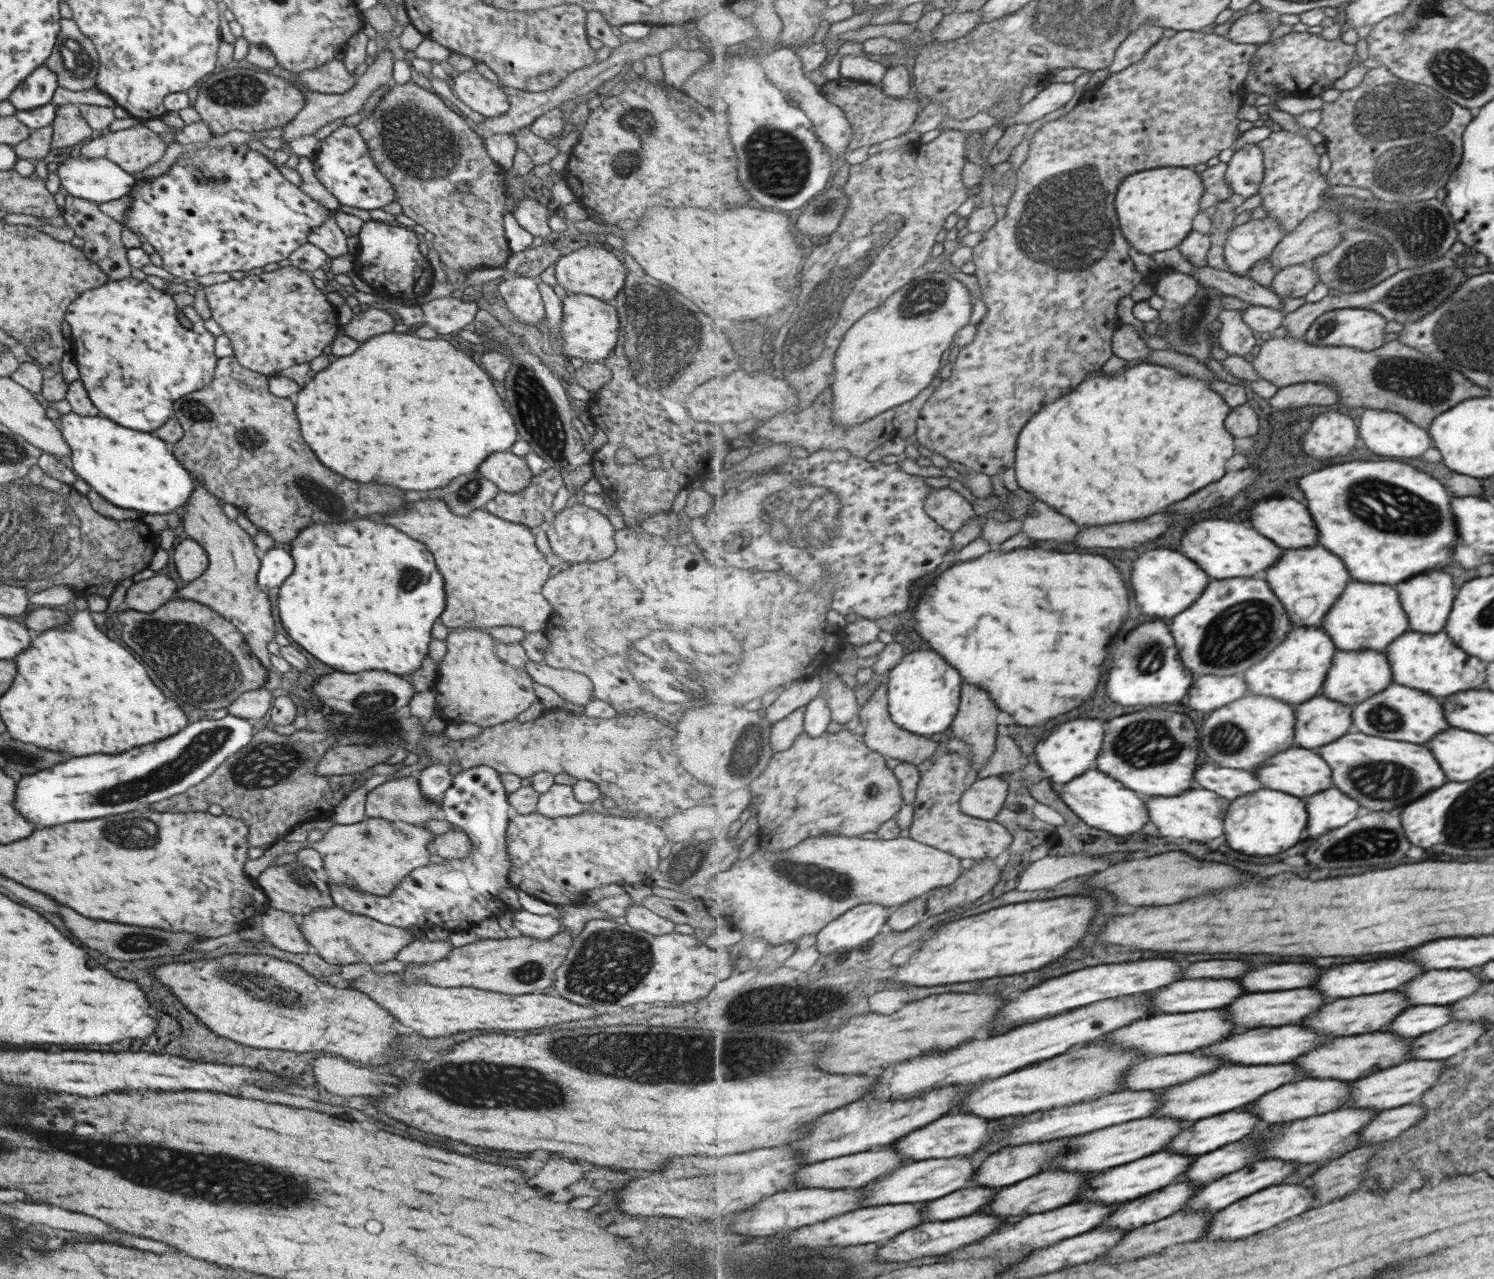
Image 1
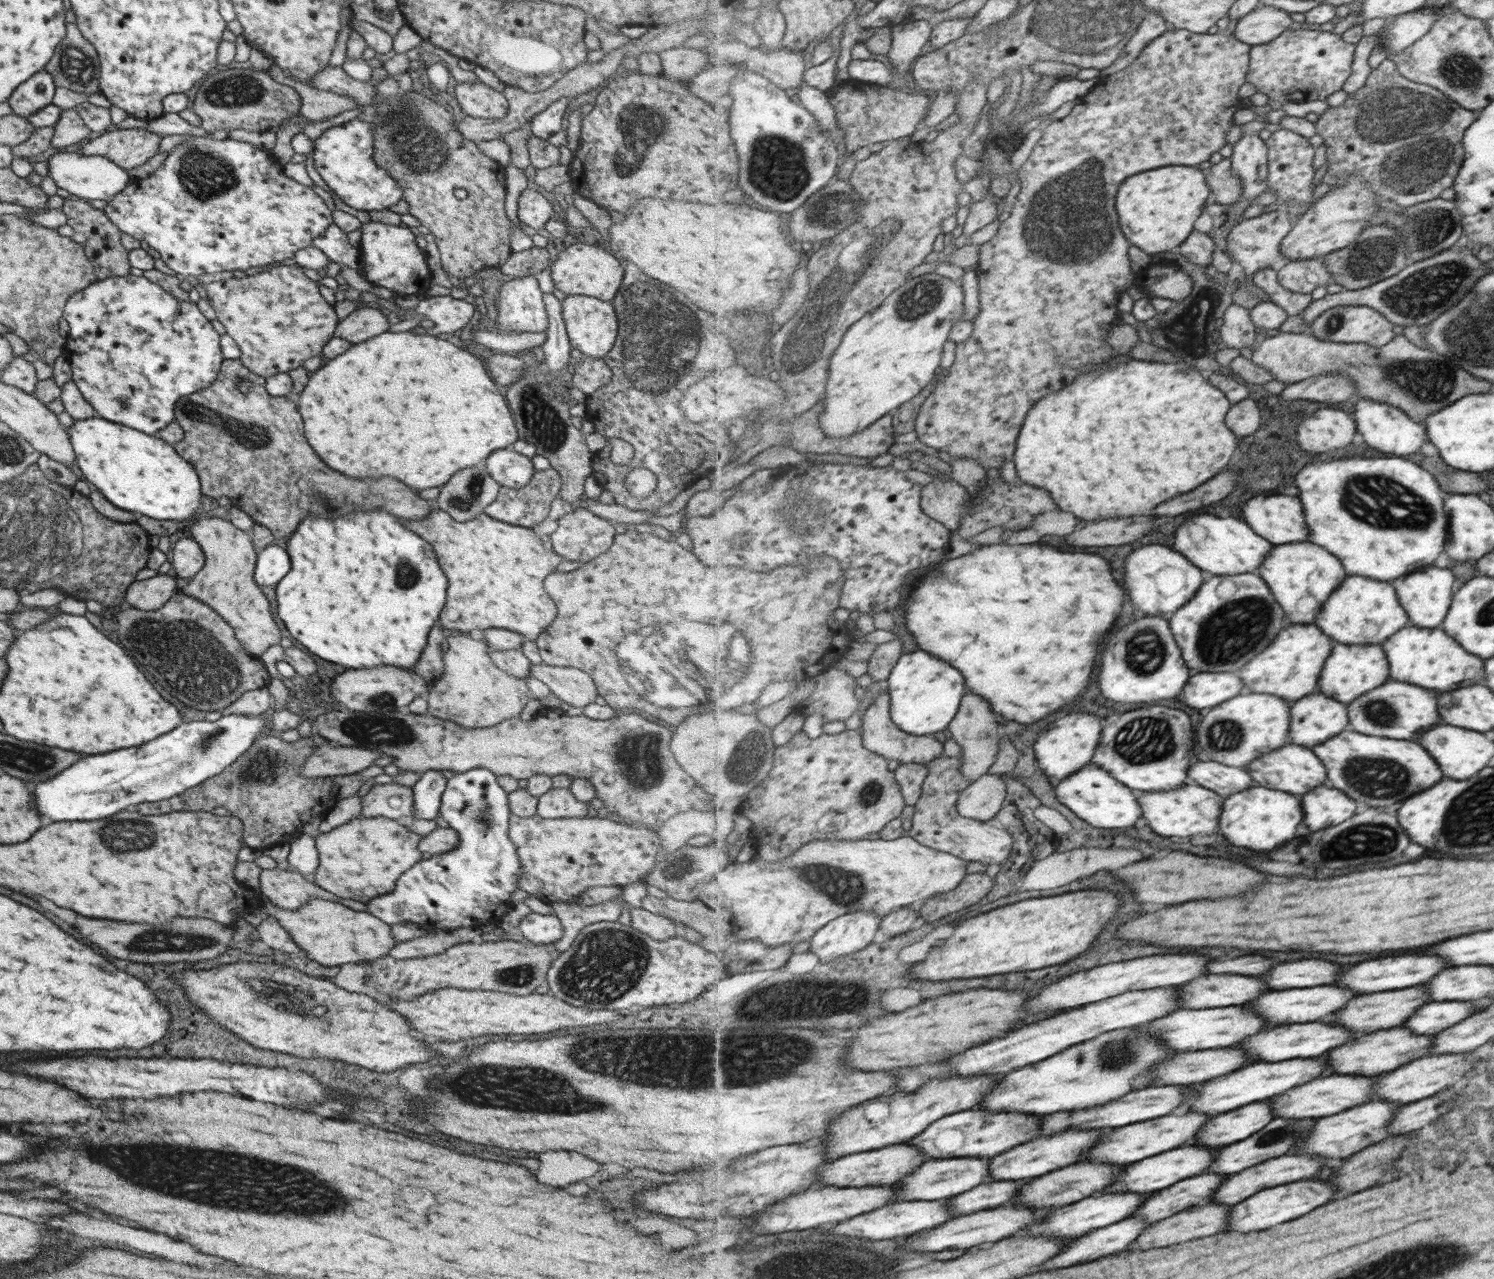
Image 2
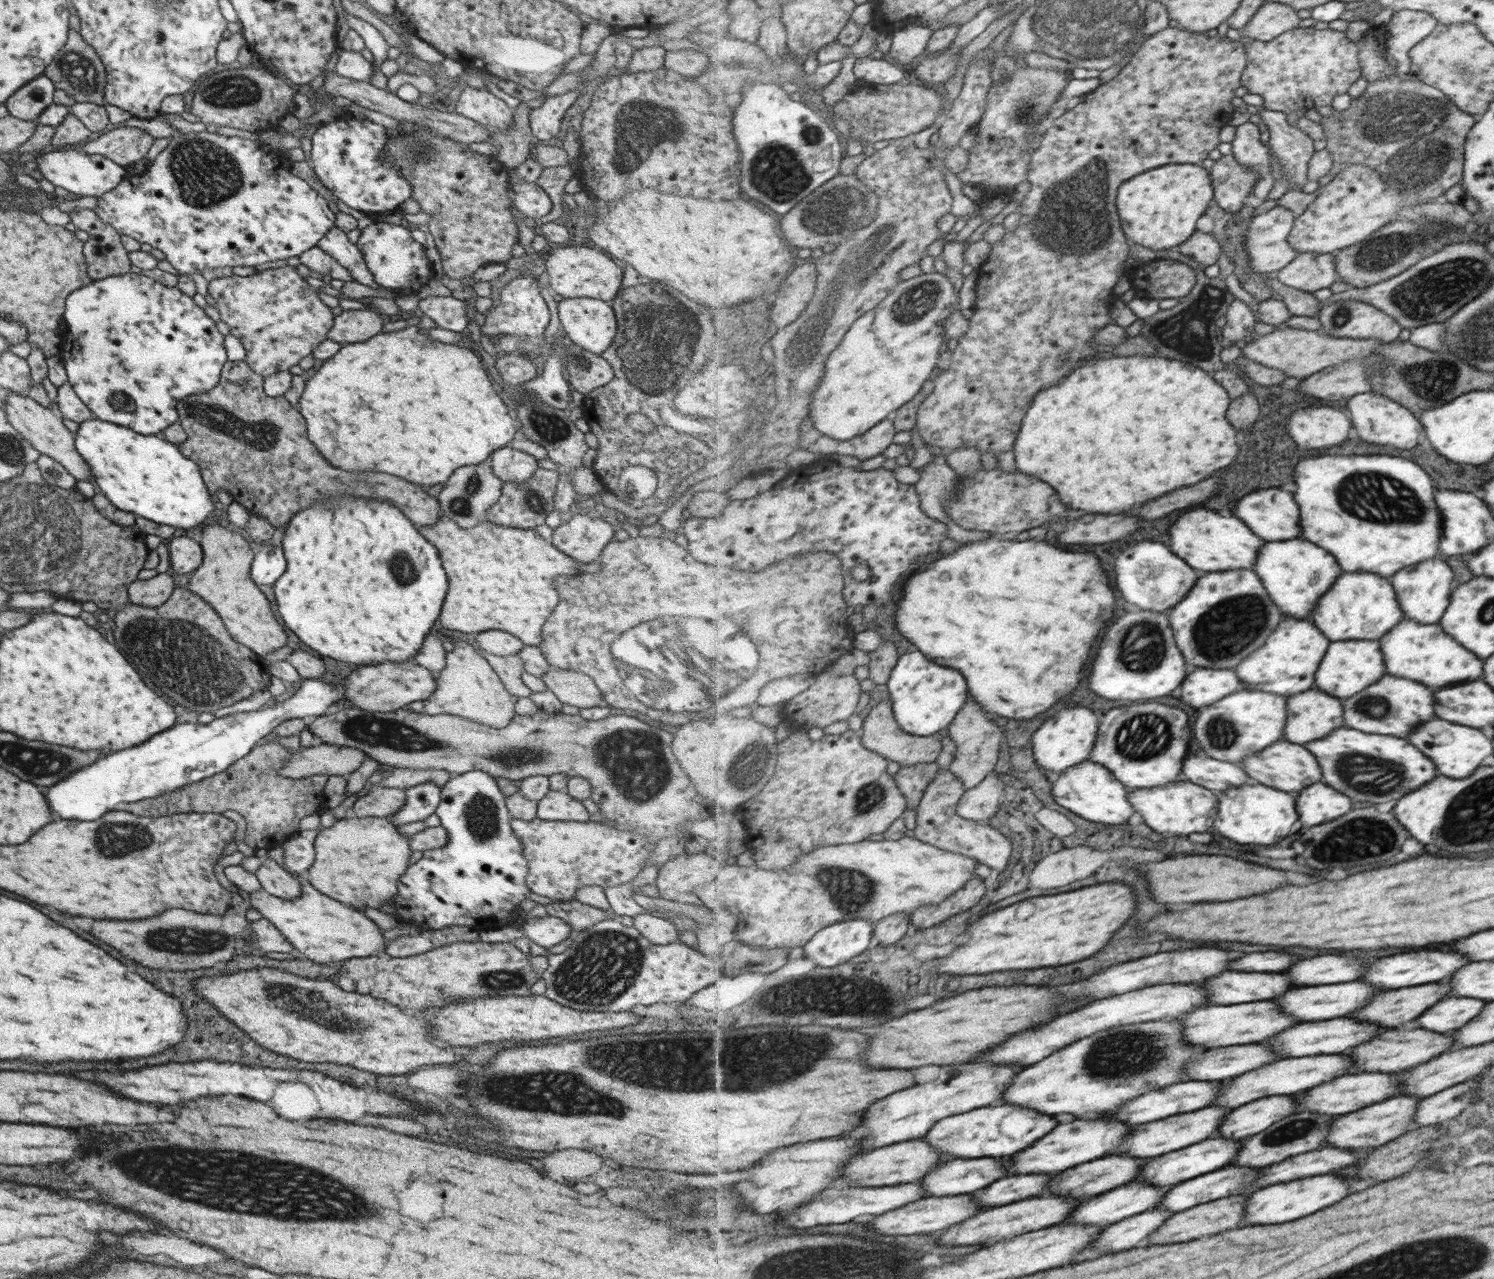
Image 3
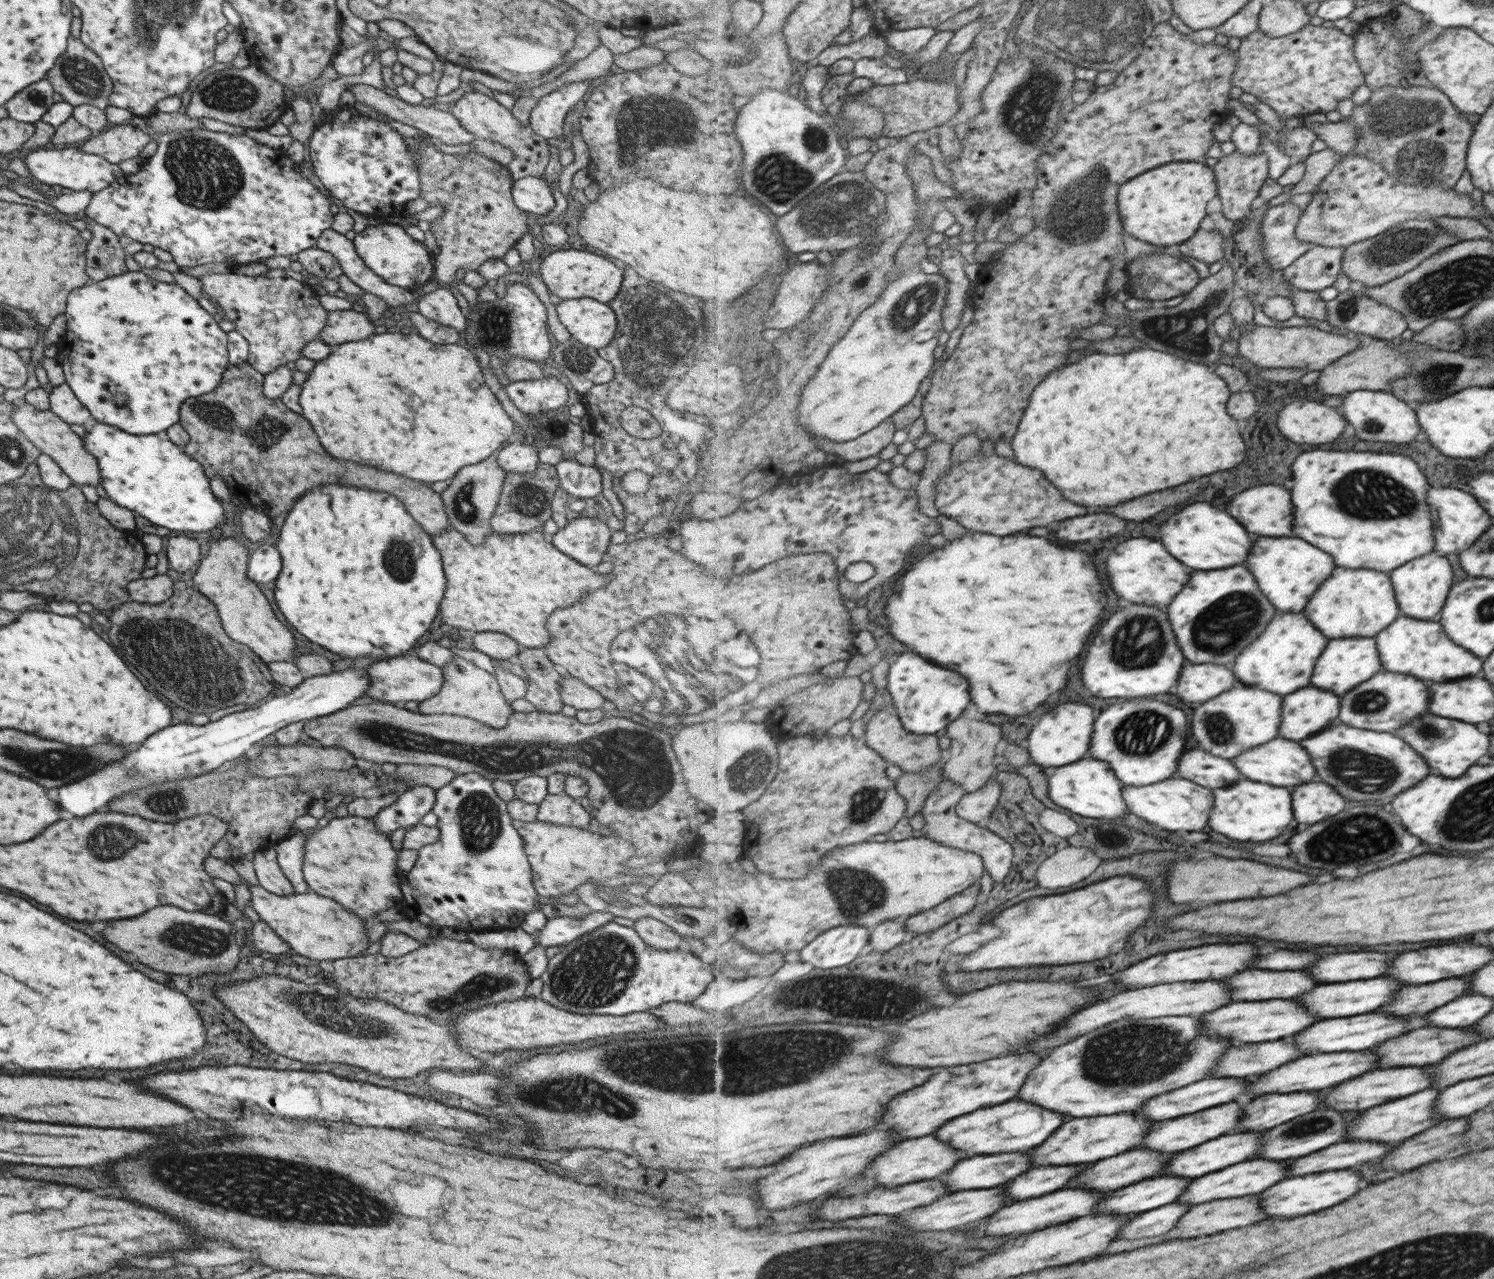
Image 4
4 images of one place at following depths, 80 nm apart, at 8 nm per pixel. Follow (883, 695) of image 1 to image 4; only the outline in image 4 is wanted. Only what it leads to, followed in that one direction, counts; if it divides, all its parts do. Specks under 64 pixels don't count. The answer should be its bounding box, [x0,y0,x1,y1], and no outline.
[864,700,941,773]

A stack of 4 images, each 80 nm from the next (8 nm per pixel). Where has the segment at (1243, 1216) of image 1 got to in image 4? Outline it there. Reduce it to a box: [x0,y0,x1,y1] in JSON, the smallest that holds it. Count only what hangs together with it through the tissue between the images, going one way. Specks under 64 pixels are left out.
[1260,1168,1361,1218]

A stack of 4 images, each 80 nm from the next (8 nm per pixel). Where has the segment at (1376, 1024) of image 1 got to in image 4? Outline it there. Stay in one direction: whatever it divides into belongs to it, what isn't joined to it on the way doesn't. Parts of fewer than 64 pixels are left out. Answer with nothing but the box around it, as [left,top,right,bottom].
[1379,978,1471,1016]

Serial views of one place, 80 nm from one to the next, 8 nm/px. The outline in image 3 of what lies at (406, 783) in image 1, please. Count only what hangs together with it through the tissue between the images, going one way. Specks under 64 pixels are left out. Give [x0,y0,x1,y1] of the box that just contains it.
[348,787,406,818]

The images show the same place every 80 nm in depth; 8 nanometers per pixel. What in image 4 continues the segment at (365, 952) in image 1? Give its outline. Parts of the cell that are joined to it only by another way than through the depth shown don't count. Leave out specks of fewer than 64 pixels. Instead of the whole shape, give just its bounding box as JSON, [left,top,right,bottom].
[248,885,370,963]

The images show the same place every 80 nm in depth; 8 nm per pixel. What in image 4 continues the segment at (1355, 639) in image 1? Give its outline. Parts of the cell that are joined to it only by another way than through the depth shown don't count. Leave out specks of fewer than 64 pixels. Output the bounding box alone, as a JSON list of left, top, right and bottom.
[1305,568,1399,638]

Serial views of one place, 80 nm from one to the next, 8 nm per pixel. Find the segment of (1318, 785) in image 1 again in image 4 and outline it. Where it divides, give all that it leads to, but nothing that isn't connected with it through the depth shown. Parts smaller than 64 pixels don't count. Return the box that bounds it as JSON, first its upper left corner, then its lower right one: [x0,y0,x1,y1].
[1237,738,1319,790]

